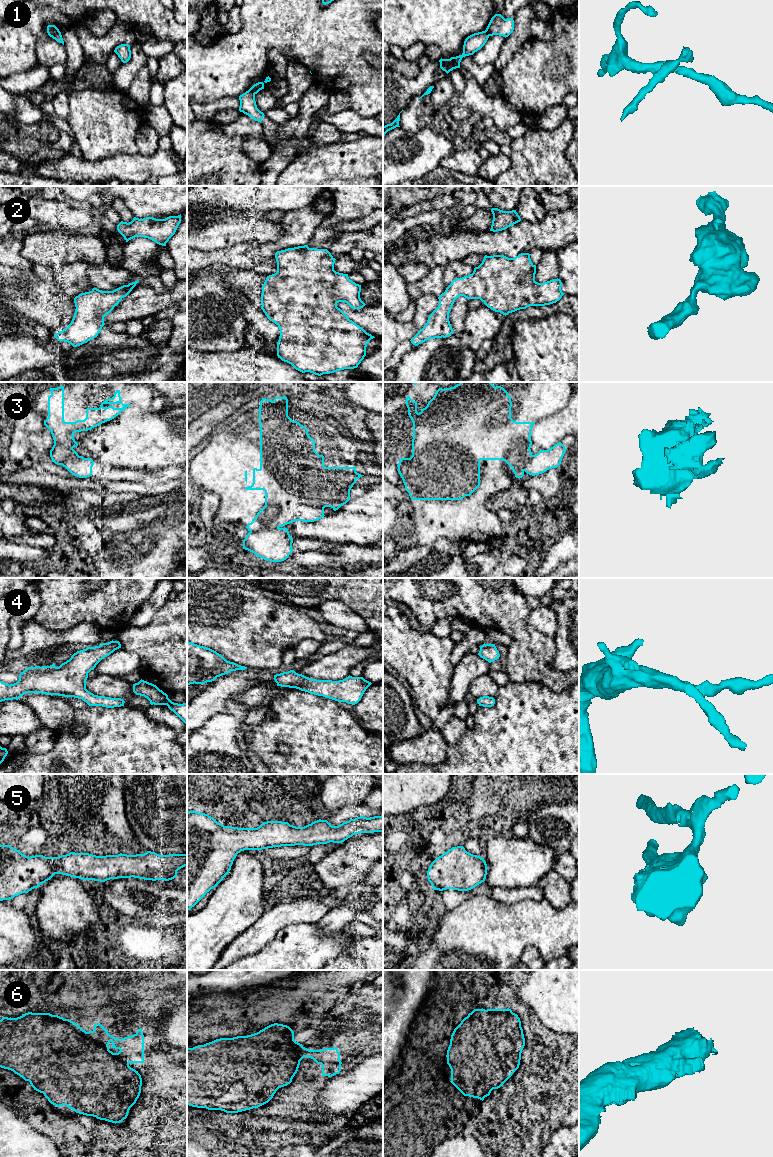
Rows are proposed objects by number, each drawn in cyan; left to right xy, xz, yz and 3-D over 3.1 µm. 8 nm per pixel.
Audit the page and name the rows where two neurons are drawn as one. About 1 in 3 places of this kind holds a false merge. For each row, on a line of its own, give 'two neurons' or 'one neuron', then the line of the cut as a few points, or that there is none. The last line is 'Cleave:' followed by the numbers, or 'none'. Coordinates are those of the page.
1: two neurons | xy (58, 30), (52, 37)
2: one neuron | no cut
3: two neurons | xz (278, 527), (250, 532)
4: one neuron | no cut
5: one neuron | no cut
6: one neuron | no cut
Cleave: 1, 3

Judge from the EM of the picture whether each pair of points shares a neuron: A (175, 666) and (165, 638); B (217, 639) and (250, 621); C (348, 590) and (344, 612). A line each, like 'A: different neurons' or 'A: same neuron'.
A: same neuron
B: same neuron
C: different neurons

